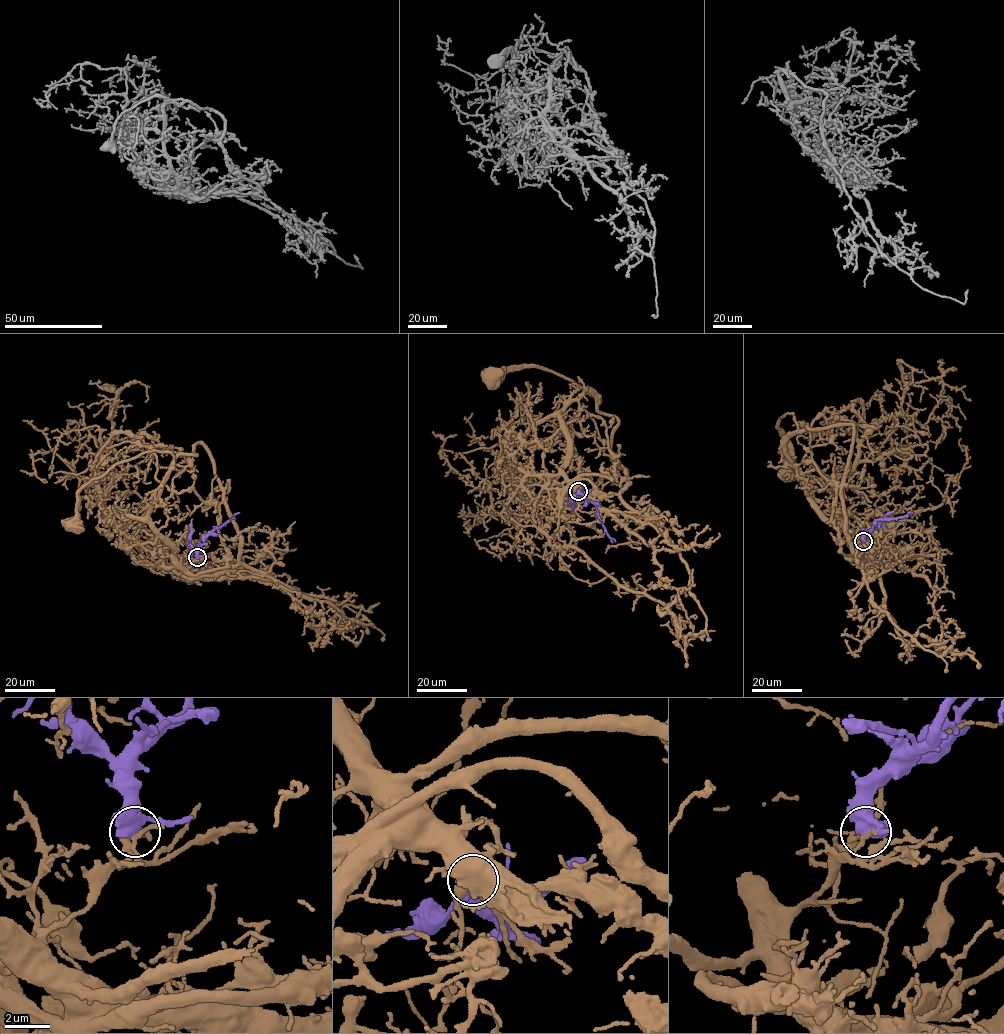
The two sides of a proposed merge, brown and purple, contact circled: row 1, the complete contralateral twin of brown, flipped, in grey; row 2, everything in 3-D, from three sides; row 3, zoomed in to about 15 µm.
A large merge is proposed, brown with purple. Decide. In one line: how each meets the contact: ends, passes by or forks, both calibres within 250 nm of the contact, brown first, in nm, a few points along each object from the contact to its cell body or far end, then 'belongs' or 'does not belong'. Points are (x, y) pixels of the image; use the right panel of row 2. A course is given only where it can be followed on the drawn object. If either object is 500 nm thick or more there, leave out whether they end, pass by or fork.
calibres 150 and 600 nm; course brown (863, 541), (853, 549), (809, 495), (787, 454), (797, 429), (787, 412), (778, 427), (792, 472); course purple (863, 540), (877, 520), (902, 517), (910, 512); does not belong

